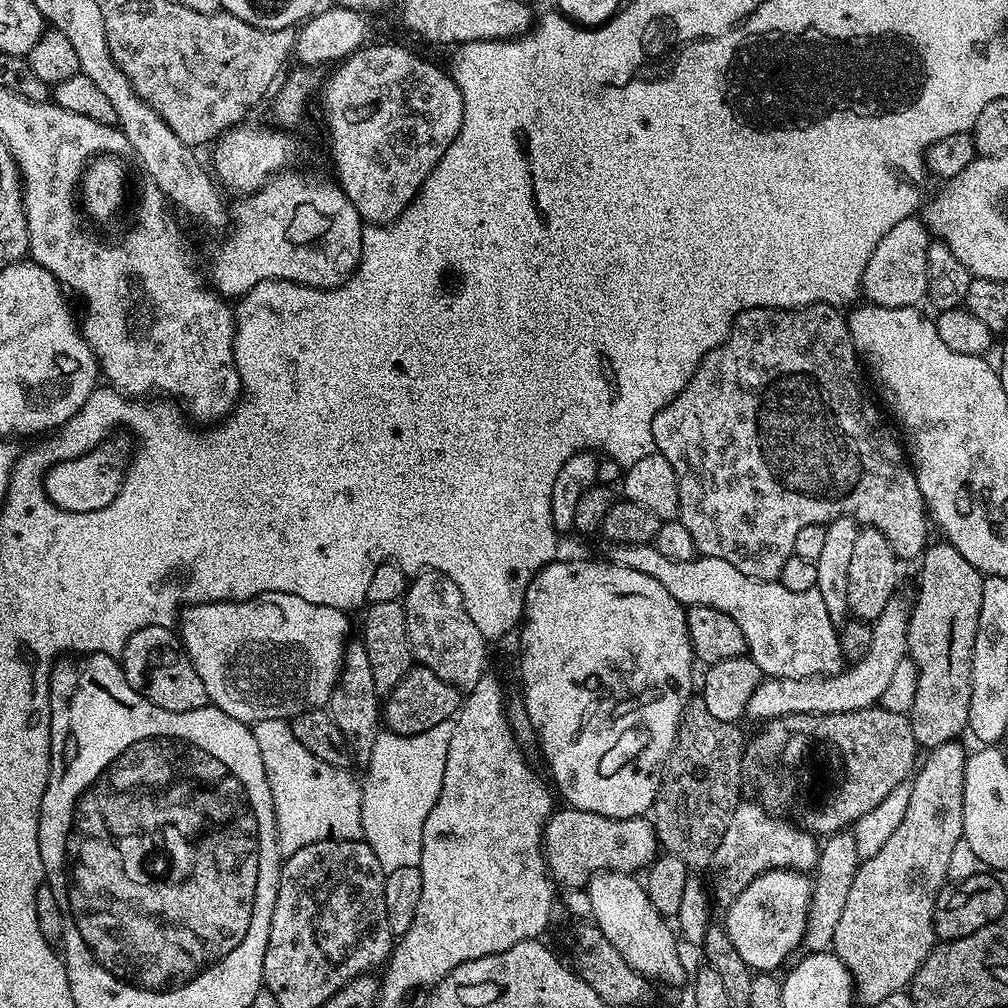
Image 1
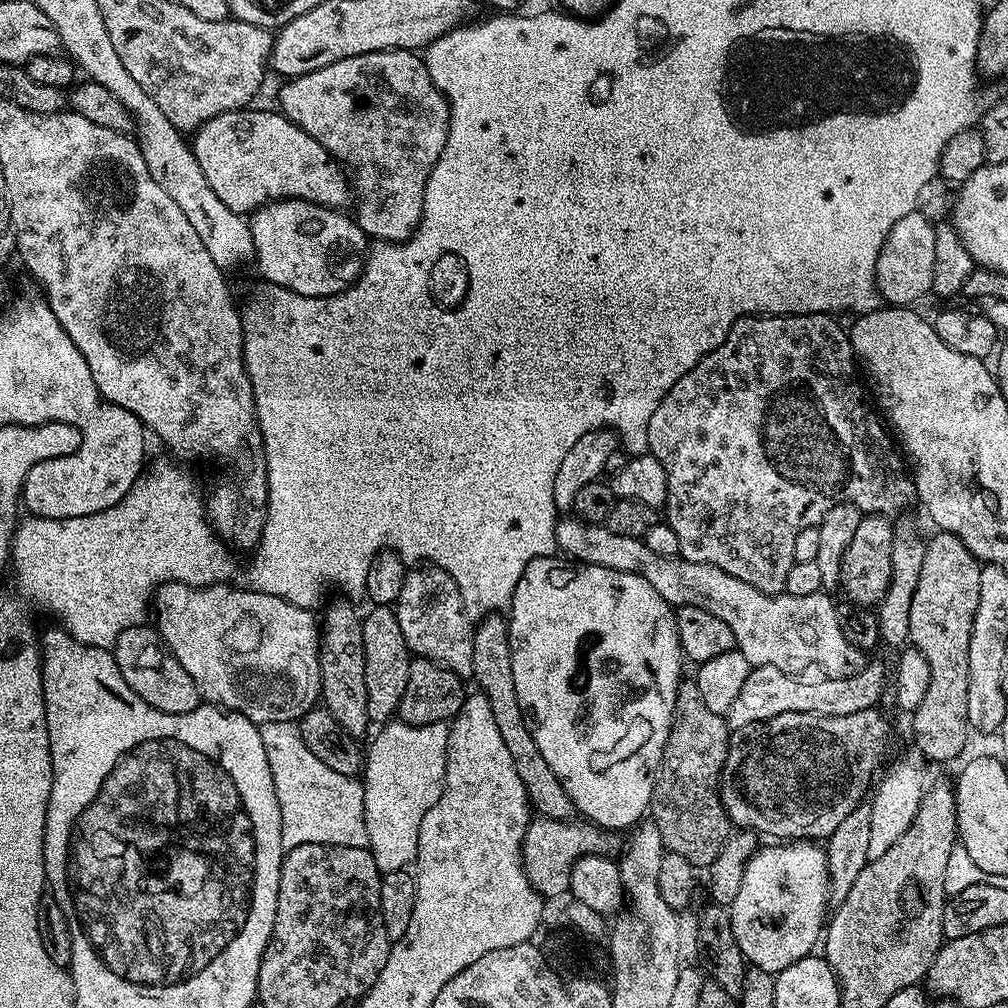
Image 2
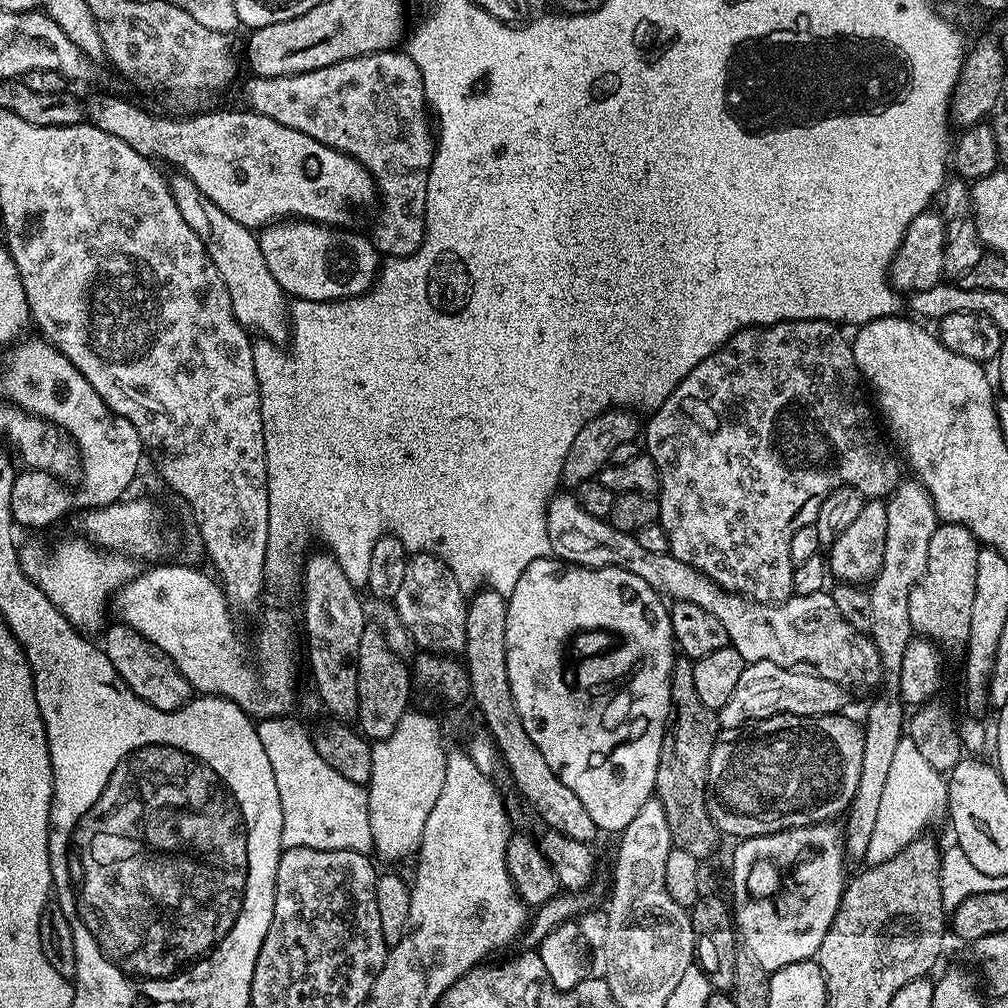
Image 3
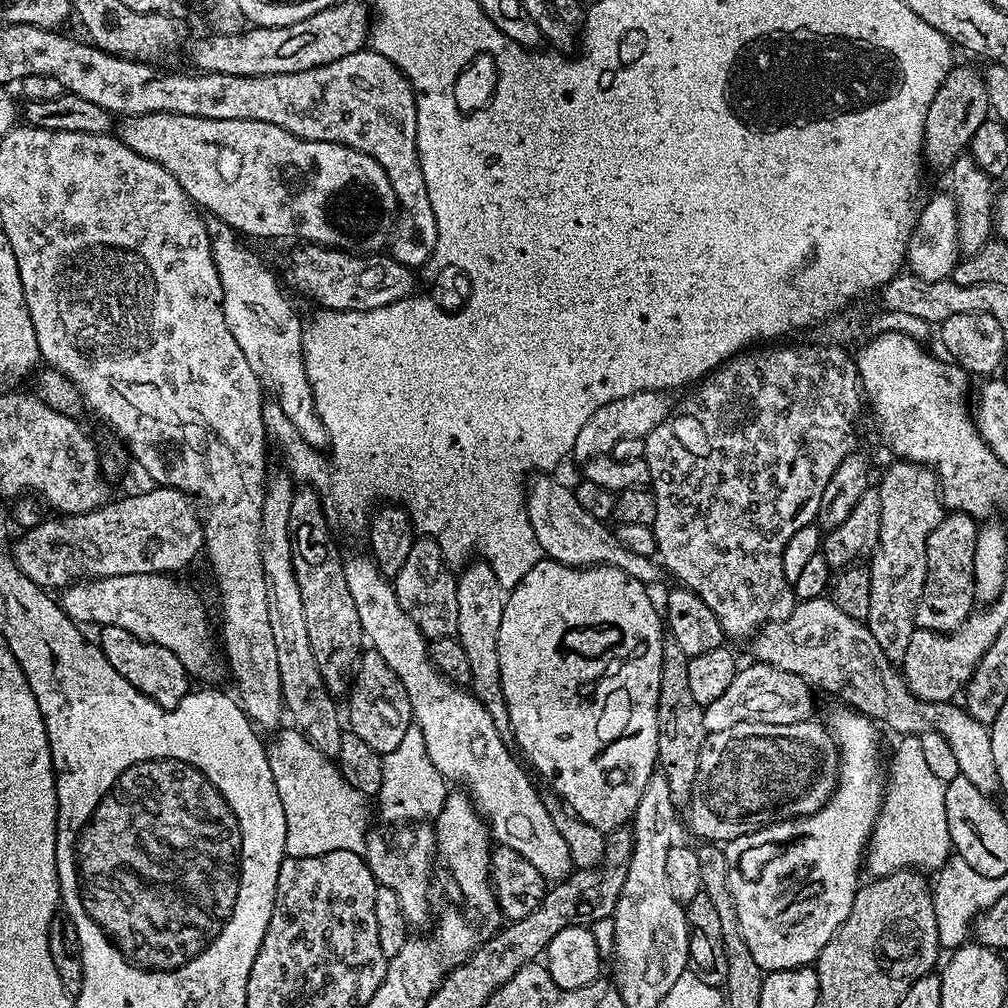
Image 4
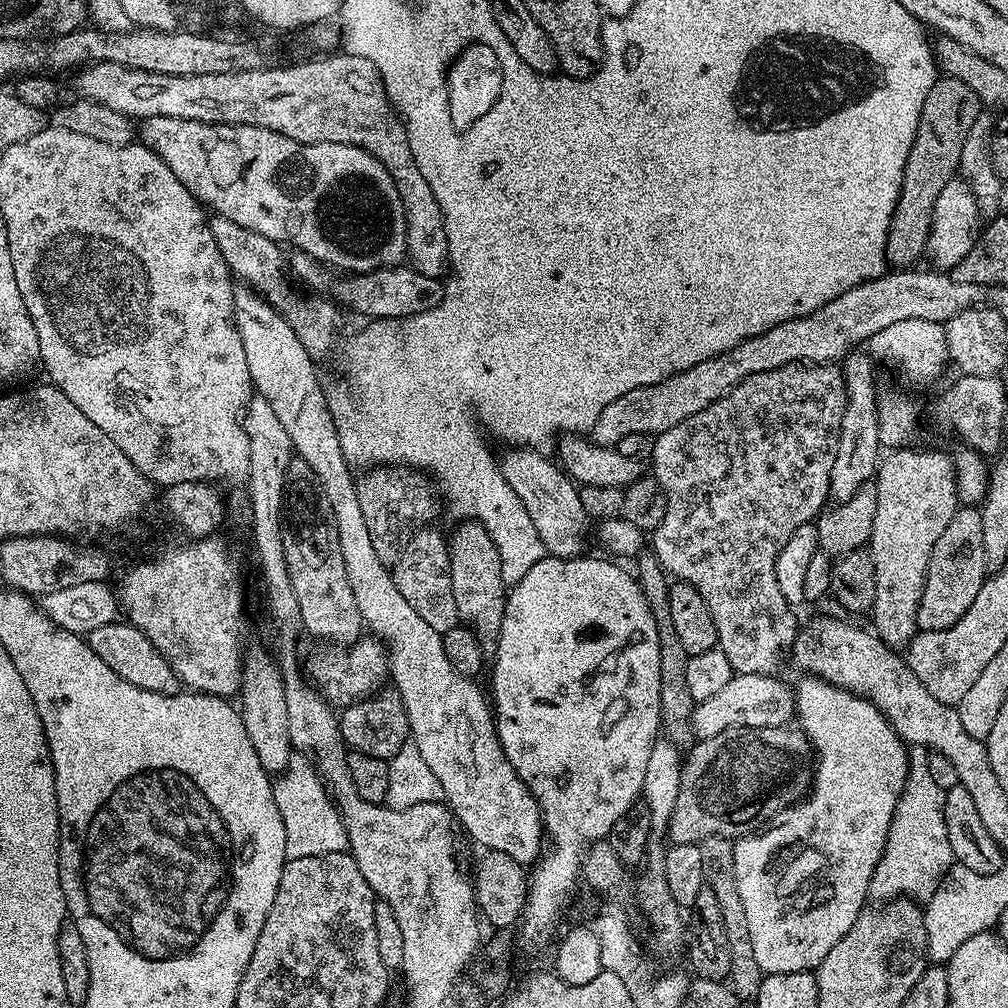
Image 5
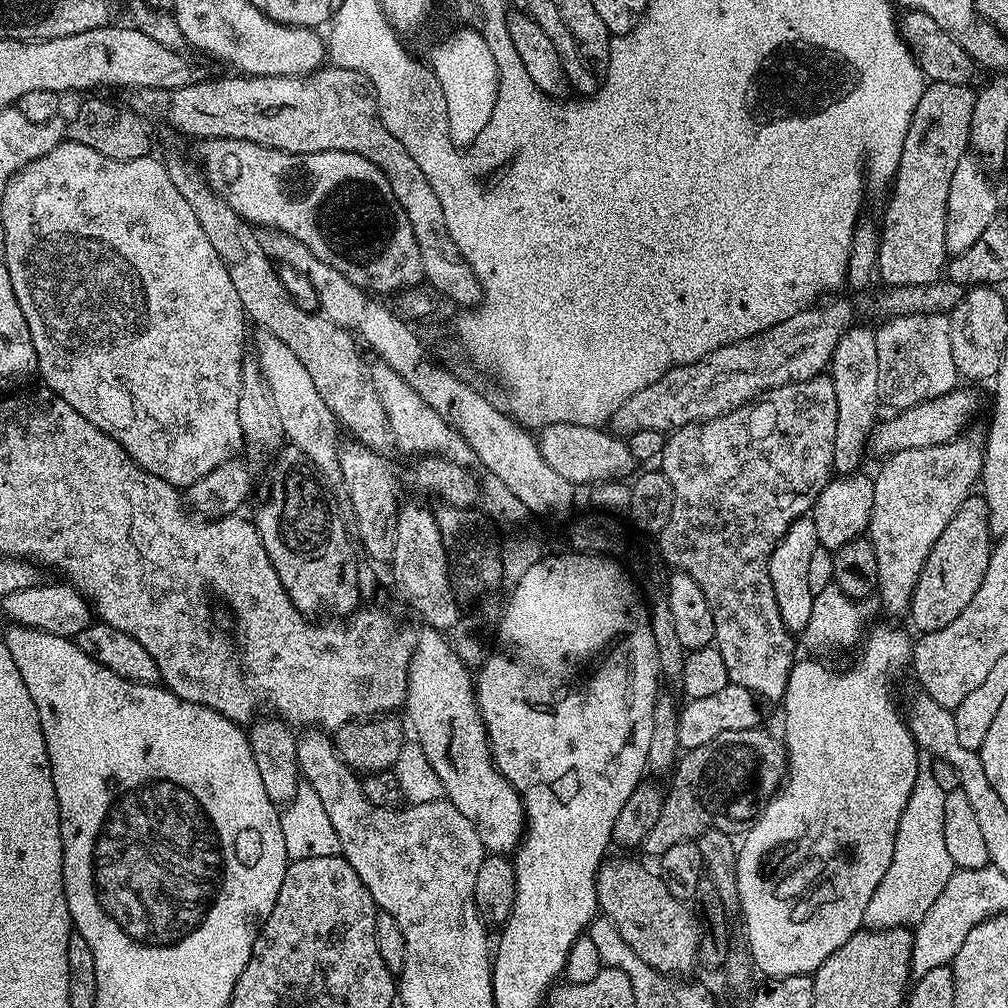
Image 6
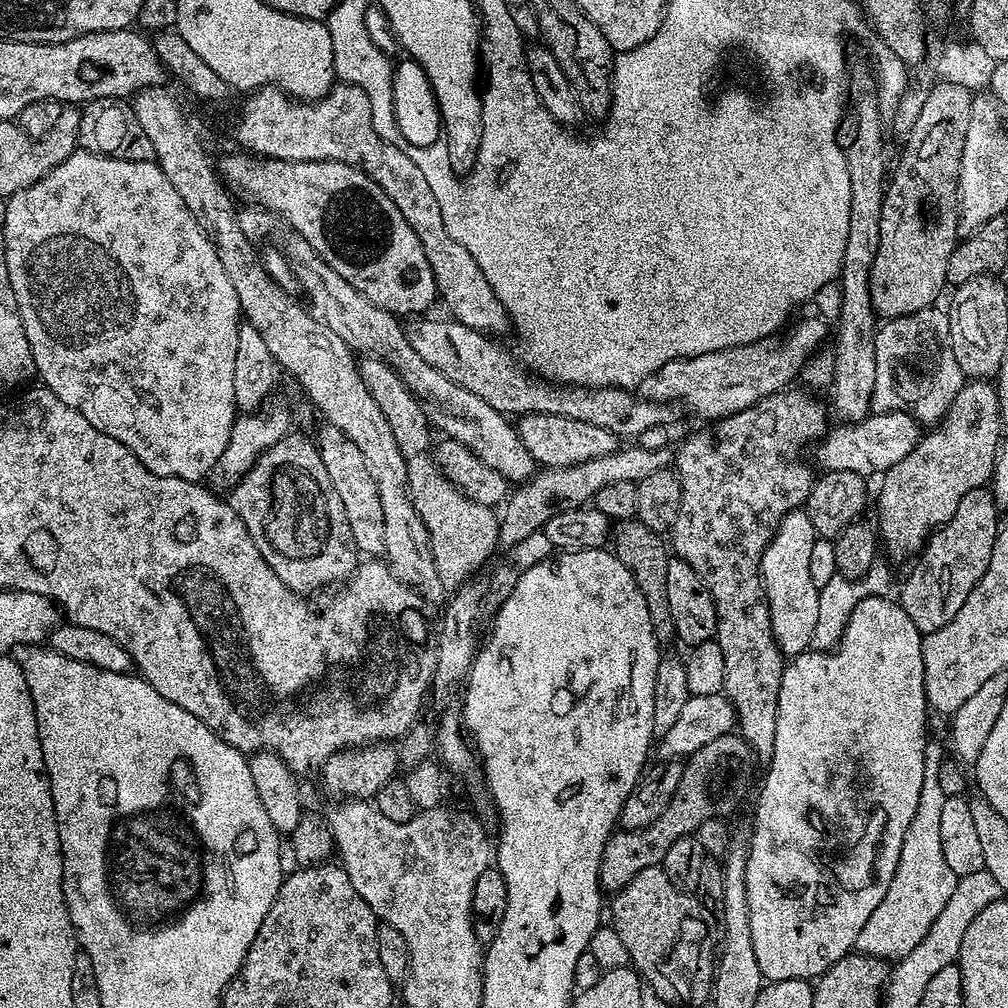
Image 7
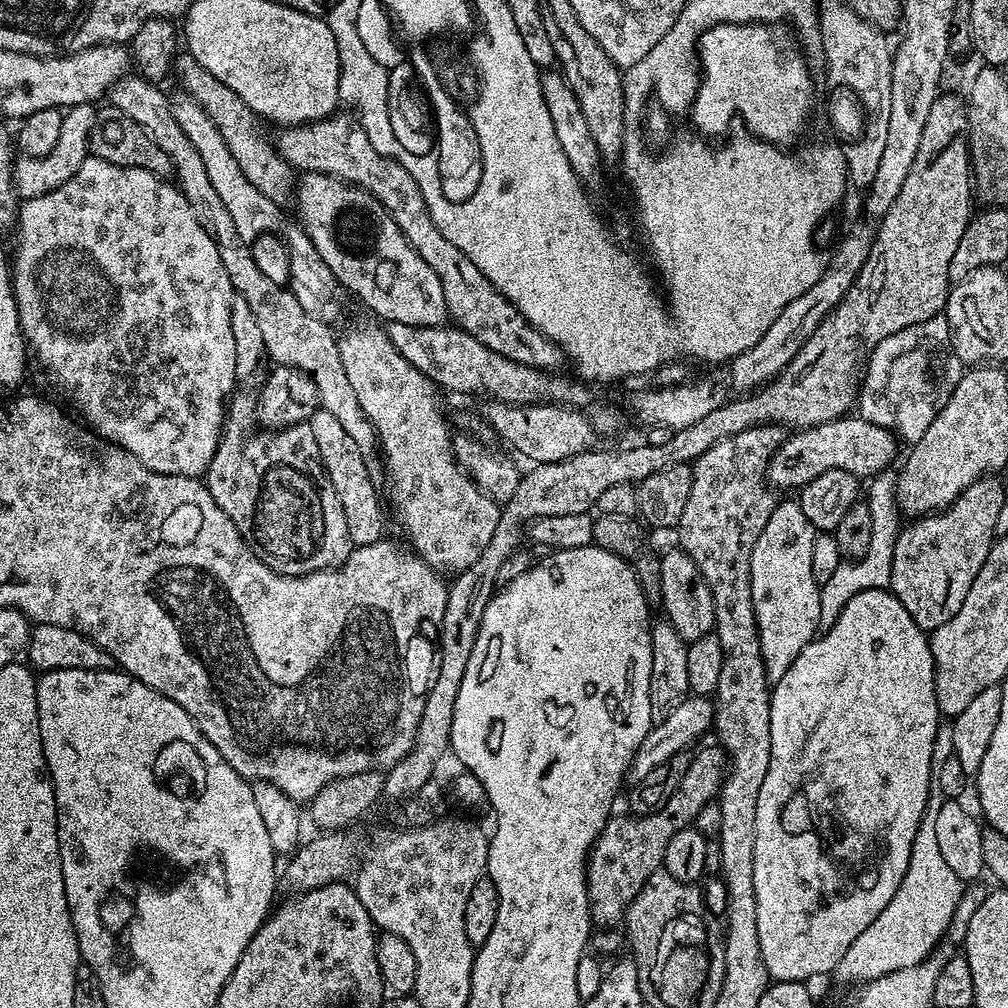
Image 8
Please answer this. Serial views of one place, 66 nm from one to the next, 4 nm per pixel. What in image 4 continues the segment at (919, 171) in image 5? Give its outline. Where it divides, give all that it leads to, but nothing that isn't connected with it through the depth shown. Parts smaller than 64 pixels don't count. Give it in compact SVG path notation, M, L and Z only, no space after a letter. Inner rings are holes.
M953 67L948 77L942 82L930 110L926 112L924 123L924 155L923 159L932 168L947 170L952 163L971 145L978 126L989 119L988 95L984 85L984 77L972 68Z

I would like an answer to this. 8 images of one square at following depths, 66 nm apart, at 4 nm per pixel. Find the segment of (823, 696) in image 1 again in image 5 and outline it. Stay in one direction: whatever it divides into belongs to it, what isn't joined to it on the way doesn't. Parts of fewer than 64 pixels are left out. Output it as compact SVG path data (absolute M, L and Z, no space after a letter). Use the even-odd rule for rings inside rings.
M733 674L723 690L697 703L692 715L693 737L705 740L731 728L783 728L791 725L796 714L796 698L791 687L787 688L776 679L780 678L775 675Z

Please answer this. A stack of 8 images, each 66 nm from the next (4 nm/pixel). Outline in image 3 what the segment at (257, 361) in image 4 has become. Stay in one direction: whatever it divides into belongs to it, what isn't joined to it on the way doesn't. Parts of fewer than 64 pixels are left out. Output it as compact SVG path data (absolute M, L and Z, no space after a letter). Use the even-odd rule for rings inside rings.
M176 174L176 177L171 177L170 187L174 200L178 202L178 210L182 218L186 218L190 230L198 234L210 262L214 262L222 282L226 282L226 290L230 294L230 302L237 322L249 333L257 332L257 337L273 342L287 341L290 336L290 300L278 286L278 282L274 282L274 274L270 274L270 266L266 266L266 258L262 258L259 235L253 229L242 226L242 222L234 222L234 218L226 214L226 210L214 206L214 202L210 202L210 198L206 198L206 194L202 194L202 190L198 190L198 186L194 186L194 182L188 176Z

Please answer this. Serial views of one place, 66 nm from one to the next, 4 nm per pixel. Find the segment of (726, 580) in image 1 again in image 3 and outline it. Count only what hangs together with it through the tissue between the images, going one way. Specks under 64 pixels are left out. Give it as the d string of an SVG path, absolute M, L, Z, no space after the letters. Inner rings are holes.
M553 495L548 501L546 534L550 538L551 555L568 564L583 568L621 568L638 574L642 582L649 584L661 597L675 602L694 602L702 606L722 626L726 626L728 643L745 662L774 662L784 668L811 666L822 670L829 684L839 684L845 690L851 688L875 689L881 683L878 650L867 632L859 632L839 614L834 598L827 591L797 596L781 604L756 604L753 600L729 594L706 574L678 562L668 552L654 554L642 550L631 532L618 530L607 520L599 520L578 506L575 495ZM669 596L669 597L668 597ZM813 664L813 665L812 665Z

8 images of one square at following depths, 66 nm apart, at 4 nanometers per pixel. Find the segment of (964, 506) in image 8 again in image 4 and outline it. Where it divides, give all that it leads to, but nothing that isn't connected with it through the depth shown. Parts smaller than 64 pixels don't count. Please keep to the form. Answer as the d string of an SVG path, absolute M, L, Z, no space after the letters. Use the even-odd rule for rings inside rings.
M949 511L934 526L934 534L926 542L926 570L925 586L922 590L920 601L916 608L915 627L925 628L931 632L953 632L966 622L974 611L976 599L974 598L974 542L978 521L973 516L967 516L965 512Z

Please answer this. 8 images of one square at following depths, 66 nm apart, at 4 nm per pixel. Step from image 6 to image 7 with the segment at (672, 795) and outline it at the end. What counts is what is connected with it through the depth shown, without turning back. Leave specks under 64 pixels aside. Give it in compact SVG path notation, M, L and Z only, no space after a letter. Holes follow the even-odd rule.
M738 734L714 738L714 742L706 742L702 750L687 757L682 782L678 782L678 790L674 790L674 798L670 798L670 806L666 806L665 812L658 814L650 826L639 828L637 832L613 832L606 842L600 859L601 889L608 894L619 892L642 870L663 865L666 850L670 850L678 838L693 835L696 827L707 820L731 817L752 780L752 760L751 746Z

